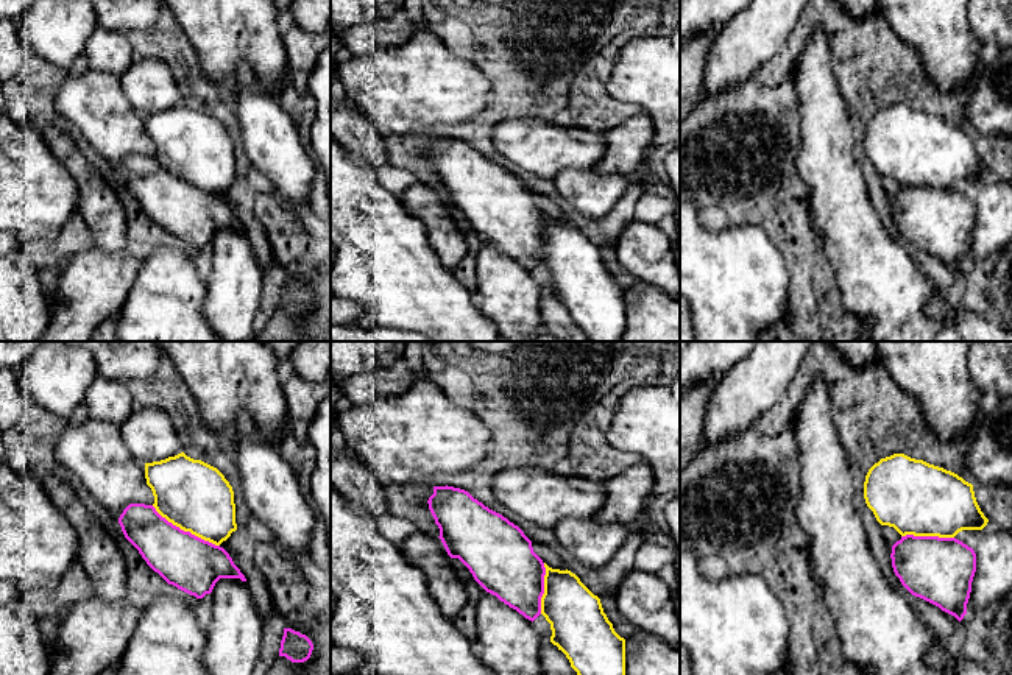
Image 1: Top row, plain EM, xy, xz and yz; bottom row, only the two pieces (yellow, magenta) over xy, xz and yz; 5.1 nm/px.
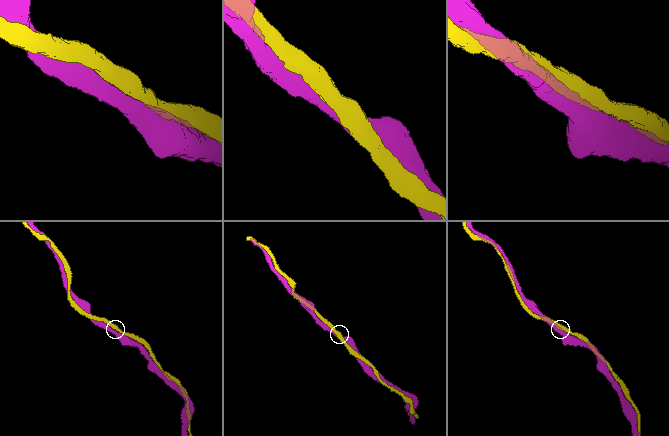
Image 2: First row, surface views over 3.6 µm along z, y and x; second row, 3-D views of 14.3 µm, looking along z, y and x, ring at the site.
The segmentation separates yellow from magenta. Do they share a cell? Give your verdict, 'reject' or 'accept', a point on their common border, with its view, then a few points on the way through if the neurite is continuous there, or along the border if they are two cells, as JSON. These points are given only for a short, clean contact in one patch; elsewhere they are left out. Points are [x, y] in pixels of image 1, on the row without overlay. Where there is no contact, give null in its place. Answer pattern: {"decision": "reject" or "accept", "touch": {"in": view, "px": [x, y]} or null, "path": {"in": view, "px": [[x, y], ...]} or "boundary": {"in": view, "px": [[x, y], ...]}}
{"decision": "accept", "touch": {"in": "xy", "px": [186, 181]}}

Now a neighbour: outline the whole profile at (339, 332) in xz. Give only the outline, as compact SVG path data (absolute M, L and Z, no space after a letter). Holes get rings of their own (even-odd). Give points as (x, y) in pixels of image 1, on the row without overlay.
M331 324L331 341L433 341L413 330Z

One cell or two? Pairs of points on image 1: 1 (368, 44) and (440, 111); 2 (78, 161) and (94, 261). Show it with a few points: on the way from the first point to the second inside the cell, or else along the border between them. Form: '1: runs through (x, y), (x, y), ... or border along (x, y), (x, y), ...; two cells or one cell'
1: border along (378, 47), (368, 55), (353, 56); two cells
2: border along (94, 247), (103, 251), (128, 251), (131, 248); two cells

